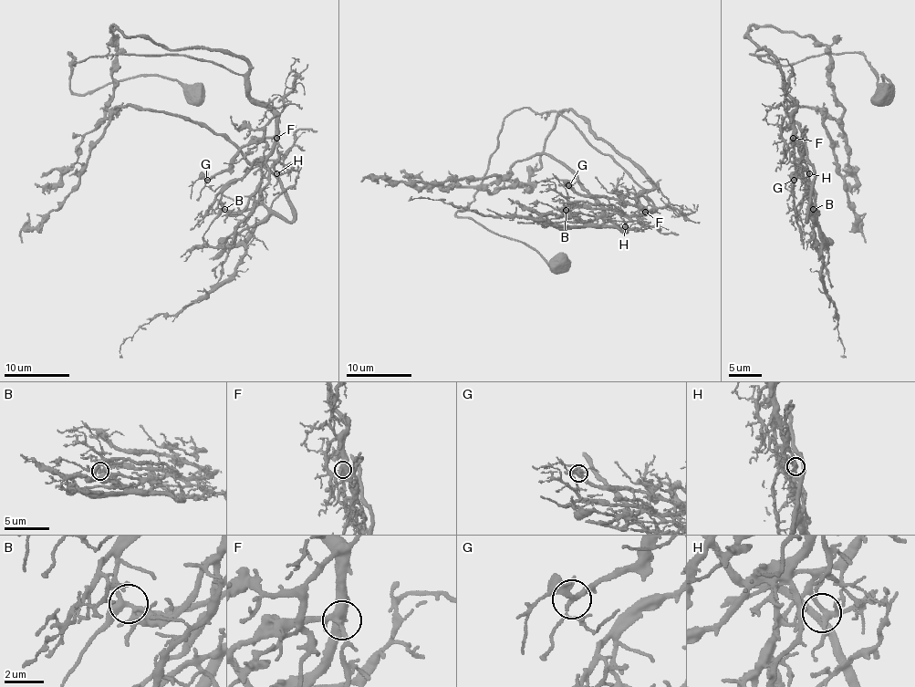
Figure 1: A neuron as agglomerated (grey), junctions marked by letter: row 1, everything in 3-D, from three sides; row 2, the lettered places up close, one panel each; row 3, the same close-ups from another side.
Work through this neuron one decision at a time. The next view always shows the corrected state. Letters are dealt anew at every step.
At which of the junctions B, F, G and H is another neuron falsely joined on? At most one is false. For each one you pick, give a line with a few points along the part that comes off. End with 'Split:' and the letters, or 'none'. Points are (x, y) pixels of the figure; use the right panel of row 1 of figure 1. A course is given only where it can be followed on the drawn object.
B: Course of the part to remove: (813, 209), (817, 211), (808, 192), (816, 175), (800, 127), (785, 109), (797, 105), (822, 115), (866, 242)
Split: B

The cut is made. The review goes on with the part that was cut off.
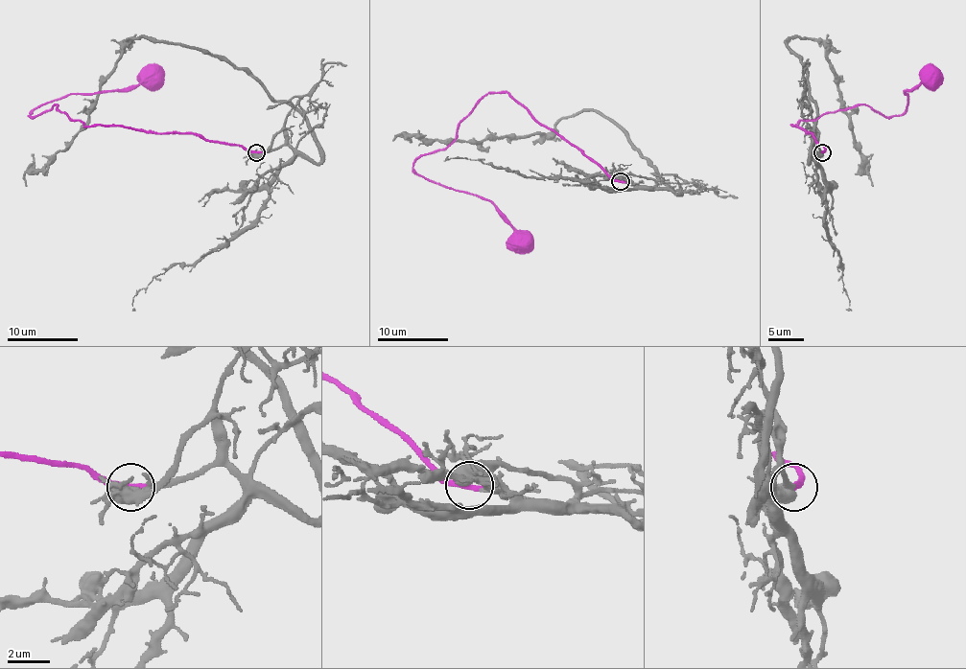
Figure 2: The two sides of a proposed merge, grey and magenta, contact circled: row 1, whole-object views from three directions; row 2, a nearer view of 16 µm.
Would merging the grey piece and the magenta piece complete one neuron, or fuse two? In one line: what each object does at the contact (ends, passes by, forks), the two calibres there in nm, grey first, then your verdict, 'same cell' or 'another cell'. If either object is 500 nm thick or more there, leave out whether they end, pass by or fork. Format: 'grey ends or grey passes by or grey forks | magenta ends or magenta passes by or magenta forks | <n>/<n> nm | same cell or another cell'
grey forks | magenta ends | 480/320 nm | same cell

